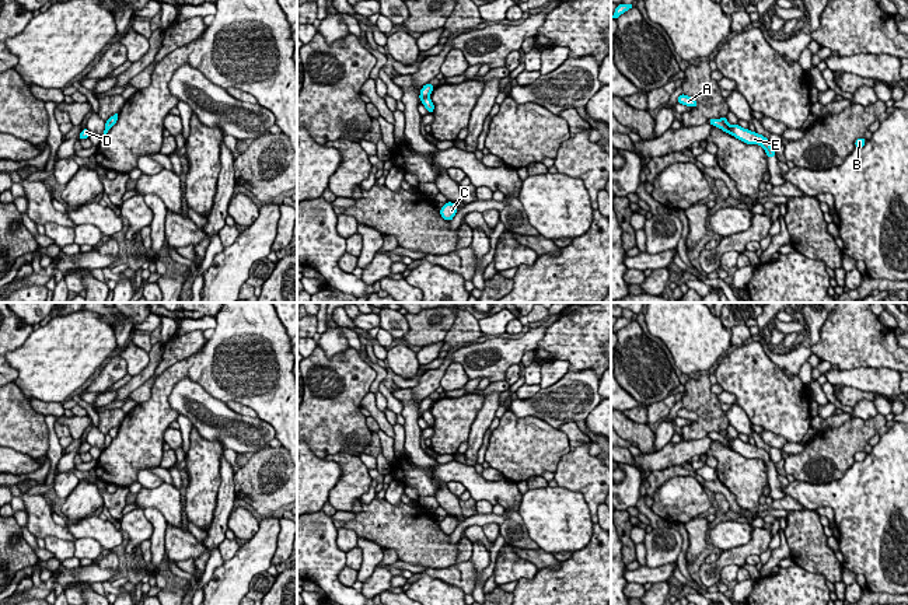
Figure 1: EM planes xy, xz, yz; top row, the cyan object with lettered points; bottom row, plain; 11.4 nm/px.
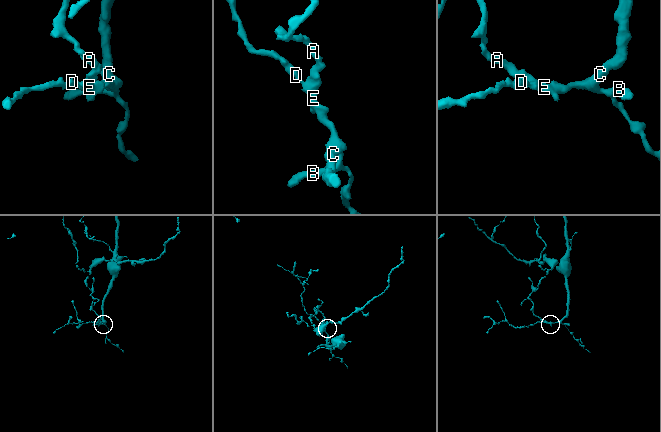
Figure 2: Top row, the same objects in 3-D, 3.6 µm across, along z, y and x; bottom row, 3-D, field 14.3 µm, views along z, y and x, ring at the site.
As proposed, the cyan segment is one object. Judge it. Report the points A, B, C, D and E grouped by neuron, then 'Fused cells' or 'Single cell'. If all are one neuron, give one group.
Groups: A / B C D E. Fused cells

